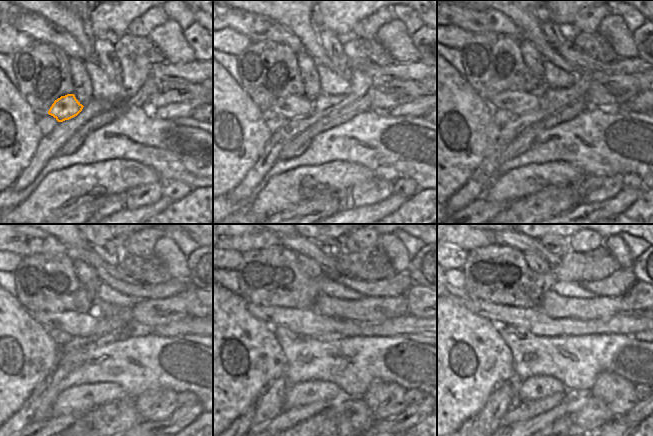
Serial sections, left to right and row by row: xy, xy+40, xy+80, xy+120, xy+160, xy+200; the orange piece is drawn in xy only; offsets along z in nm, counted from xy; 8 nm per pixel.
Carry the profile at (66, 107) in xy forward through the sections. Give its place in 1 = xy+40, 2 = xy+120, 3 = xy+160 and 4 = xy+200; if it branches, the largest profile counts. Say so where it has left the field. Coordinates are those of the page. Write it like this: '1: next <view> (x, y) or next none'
1: next xy+40 (292, 105)
2: next xy+120 (73, 323)
3: next xy+160 (301, 322)
4: next xy+200 (532, 321)

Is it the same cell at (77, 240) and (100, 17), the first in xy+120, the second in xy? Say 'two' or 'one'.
two

